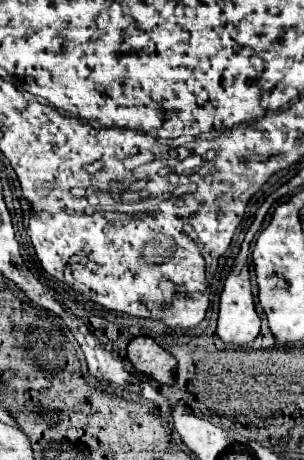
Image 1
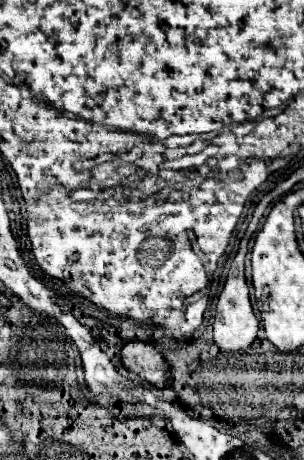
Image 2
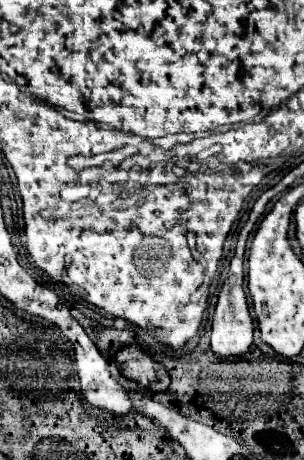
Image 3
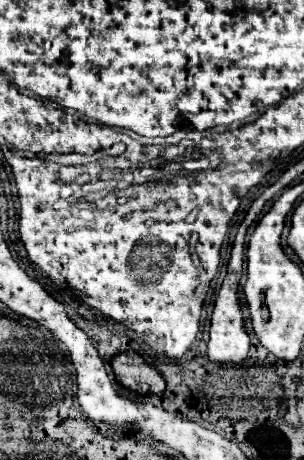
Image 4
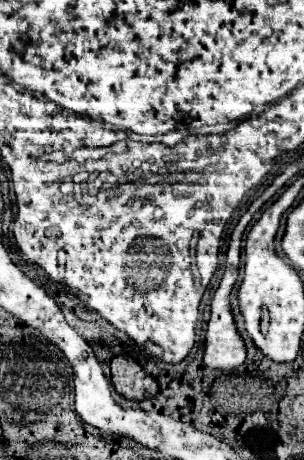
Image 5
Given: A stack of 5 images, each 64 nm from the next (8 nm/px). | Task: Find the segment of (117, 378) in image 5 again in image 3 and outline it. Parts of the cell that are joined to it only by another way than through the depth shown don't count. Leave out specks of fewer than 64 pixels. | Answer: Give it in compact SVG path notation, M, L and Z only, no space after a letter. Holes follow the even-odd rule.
M124 346L116 354L116 362L118 362L120 372L126 378L136 380L138 384L142 384L146 388L164 392L170 384L168 370L160 362L156 362L150 356L150 352L146 352L140 346Z

